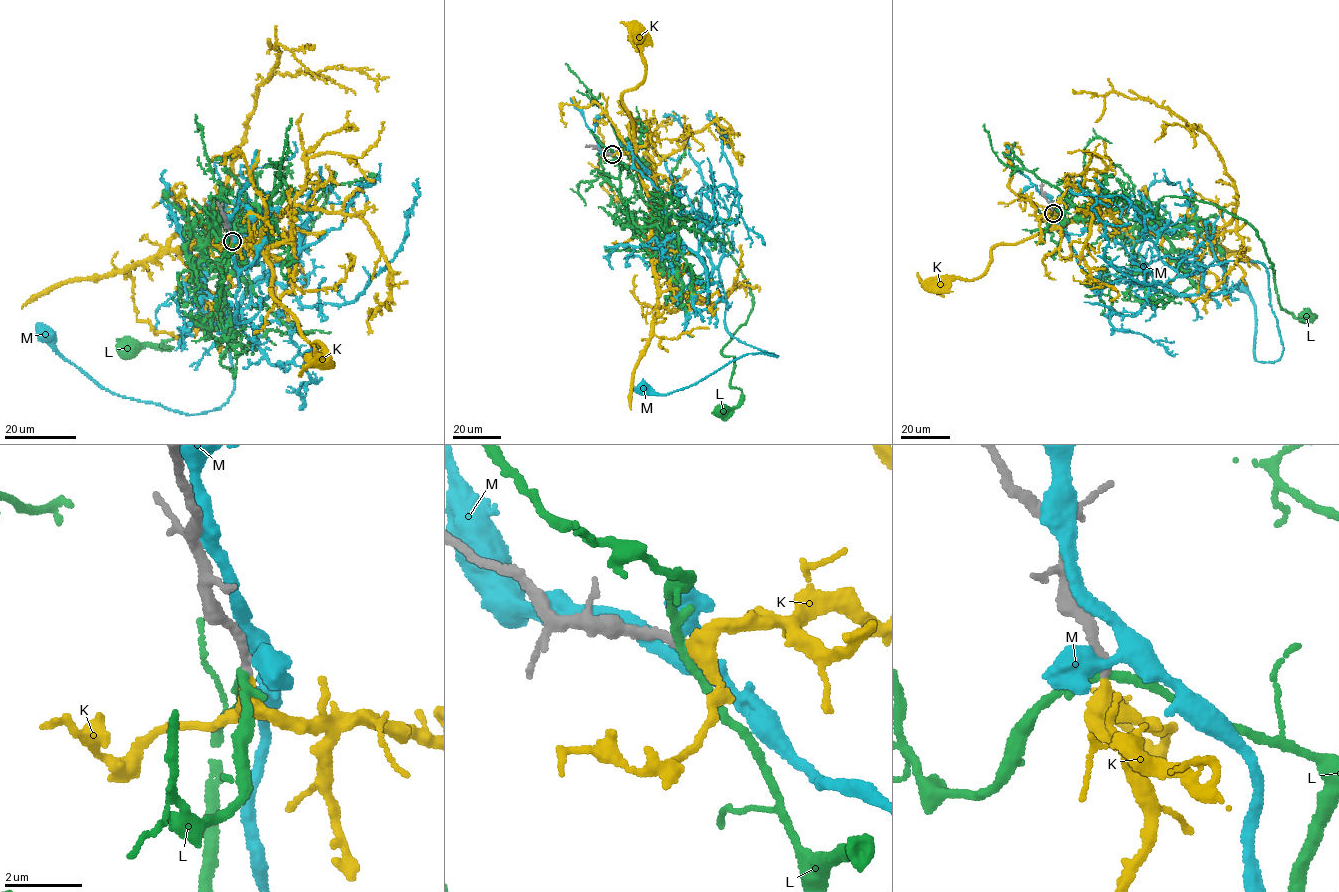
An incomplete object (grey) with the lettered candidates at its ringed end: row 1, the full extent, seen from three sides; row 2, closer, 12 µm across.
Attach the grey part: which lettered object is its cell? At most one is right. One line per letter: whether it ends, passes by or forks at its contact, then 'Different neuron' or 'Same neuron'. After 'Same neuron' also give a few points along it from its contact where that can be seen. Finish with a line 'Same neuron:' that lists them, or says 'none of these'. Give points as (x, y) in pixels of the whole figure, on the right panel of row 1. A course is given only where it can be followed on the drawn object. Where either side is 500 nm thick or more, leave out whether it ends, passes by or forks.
K: It passes by. Same neuron. Its course: (1053, 213), (1064, 223), (1015, 243), (993, 247), (990, 263), (980, 276), (937, 280), (932, 284)
L: It forks there. Different neuron
M: It passes by. Different neuron
Same neuron: K

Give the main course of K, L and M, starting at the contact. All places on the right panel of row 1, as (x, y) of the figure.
K: (1053, 213), (1064, 223), (1015, 243), (993, 247), (990, 263), (980, 276), (937, 280), (932, 284)
L: (1053, 213), (1102, 211), (1133, 239), (1166, 195), (1219, 206), (1307, 316)
M: (1053, 212), (1094, 277), (1167, 255), (1203, 266), (1261, 262), (1279, 359), (1255, 359), (1255, 306), (1244, 286)

